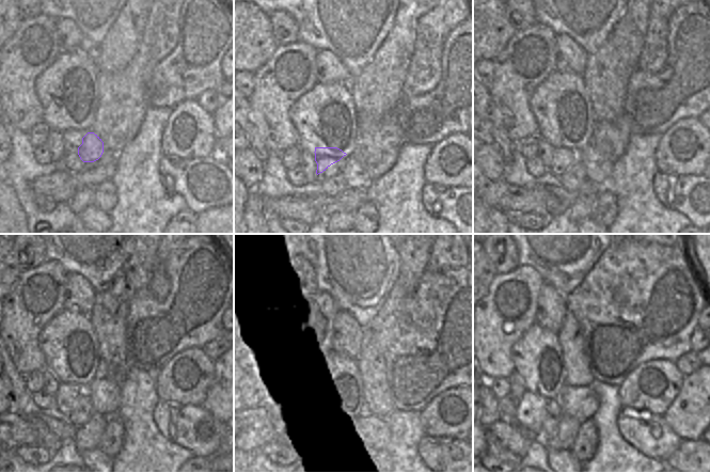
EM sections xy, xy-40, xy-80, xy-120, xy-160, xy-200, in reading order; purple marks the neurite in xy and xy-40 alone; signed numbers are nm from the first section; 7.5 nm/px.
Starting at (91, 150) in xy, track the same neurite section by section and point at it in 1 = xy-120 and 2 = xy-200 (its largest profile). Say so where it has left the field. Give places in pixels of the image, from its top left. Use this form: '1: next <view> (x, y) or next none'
1: next xy-120 (82, 403)
2: next xy-200 (567, 423)

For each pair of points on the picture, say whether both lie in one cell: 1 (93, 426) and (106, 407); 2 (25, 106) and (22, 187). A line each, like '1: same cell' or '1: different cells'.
1: different cells
2: different cells

